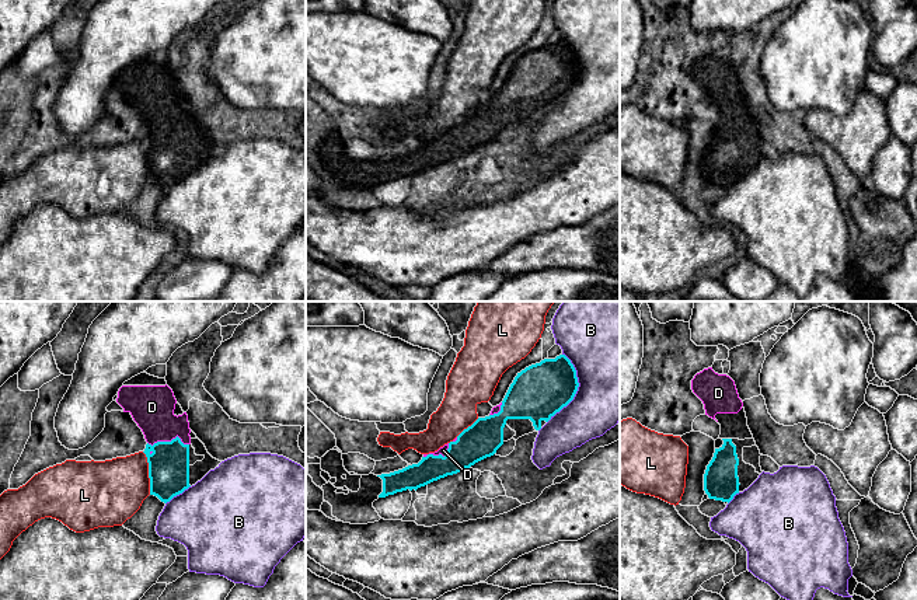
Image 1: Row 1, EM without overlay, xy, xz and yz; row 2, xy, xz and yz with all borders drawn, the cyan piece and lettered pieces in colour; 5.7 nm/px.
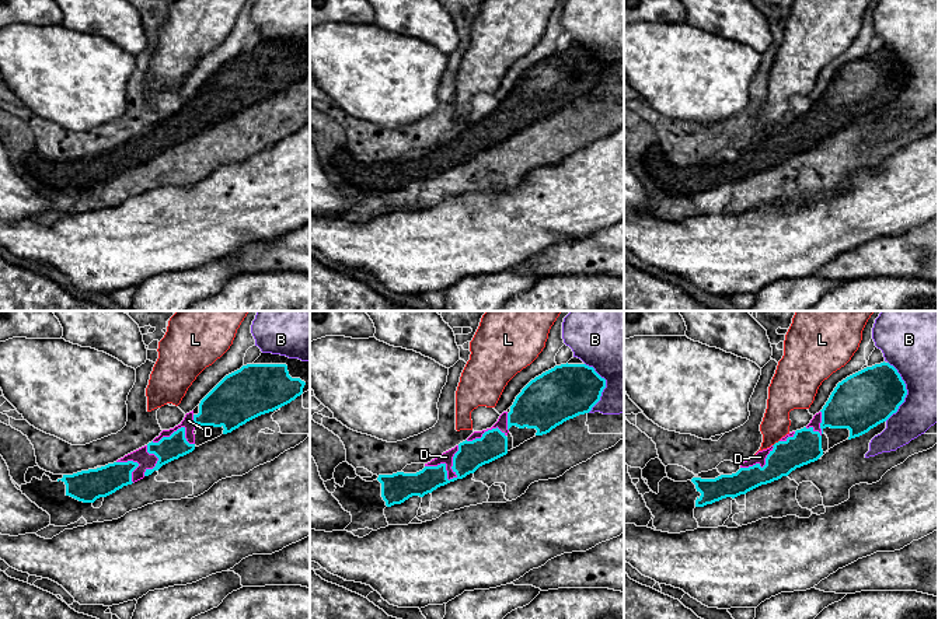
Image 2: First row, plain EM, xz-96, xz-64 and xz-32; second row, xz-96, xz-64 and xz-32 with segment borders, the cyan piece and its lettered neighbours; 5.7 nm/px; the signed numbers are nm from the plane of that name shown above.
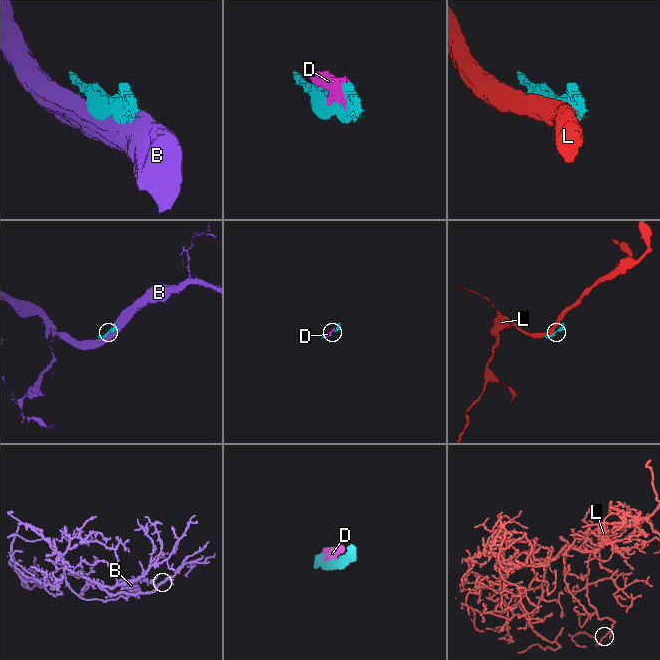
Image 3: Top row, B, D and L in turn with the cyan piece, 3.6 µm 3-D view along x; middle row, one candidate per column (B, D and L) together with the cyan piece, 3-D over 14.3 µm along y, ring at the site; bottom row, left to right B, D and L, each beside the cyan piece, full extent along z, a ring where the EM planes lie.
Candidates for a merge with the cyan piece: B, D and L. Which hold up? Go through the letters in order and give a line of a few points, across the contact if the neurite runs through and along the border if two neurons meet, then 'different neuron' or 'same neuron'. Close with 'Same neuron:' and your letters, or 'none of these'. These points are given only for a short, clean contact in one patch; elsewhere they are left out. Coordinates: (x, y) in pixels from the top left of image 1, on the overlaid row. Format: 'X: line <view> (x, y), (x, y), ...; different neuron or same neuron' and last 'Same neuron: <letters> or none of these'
B: different neuron
D: same neuron
L: different neuron
Same neuron: D

